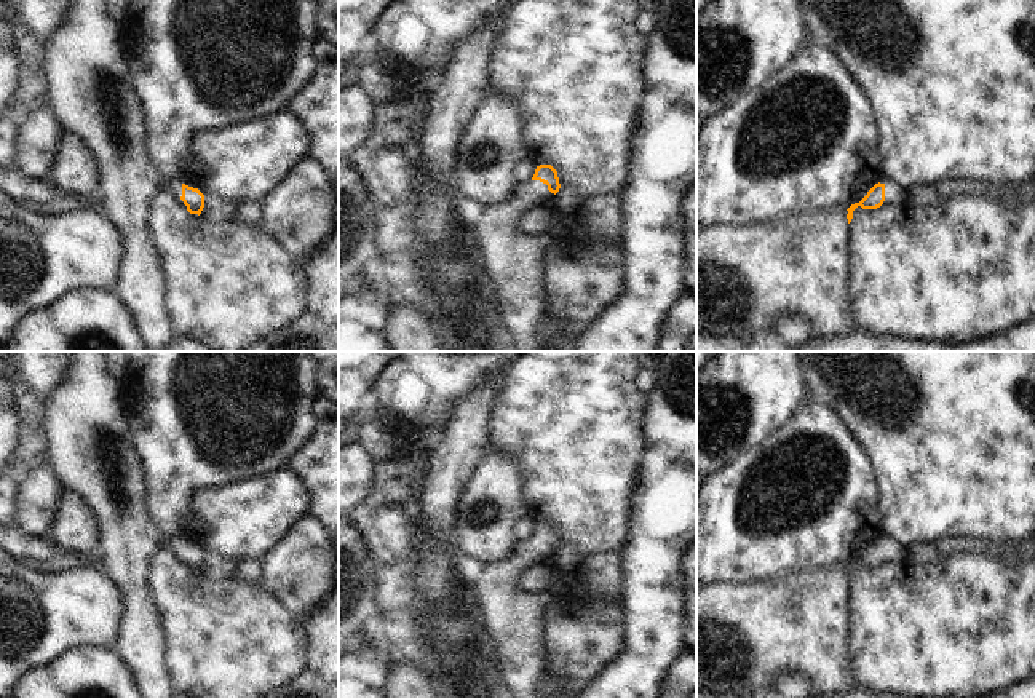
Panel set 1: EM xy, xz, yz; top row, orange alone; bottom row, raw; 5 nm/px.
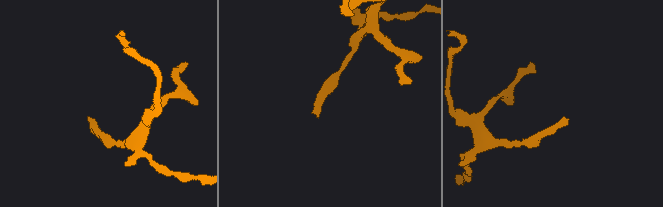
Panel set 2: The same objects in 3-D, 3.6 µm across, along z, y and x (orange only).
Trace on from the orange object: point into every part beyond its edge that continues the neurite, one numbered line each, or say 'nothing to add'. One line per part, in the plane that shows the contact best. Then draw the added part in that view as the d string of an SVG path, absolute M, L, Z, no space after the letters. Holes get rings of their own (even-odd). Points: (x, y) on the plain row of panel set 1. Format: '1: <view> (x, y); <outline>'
1: xz (513, 622); M540 538L516 543L508 557L484 565L473 583L484 636L495 656L494 668L511 698L541 698L535 684L546 672L545 613L567 610L573 601L573 591L557 585L535 594L519 589L522 573L543 562L548 549L548 543Z

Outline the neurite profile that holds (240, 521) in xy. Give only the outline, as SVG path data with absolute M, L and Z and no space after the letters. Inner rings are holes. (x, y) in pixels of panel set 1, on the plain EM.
M276 468L195 490L179 540L238 565L260 562L310 508L305 486L286 468Z

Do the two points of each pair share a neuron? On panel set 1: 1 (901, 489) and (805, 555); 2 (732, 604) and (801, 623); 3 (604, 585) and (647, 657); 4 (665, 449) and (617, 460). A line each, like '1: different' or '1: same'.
1: different
2: same
3: different
4: different

